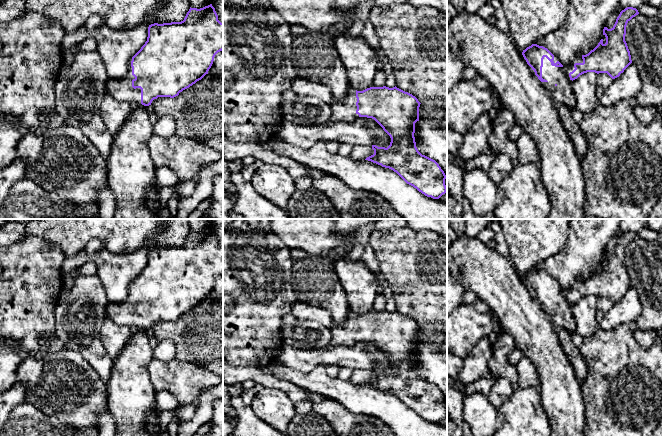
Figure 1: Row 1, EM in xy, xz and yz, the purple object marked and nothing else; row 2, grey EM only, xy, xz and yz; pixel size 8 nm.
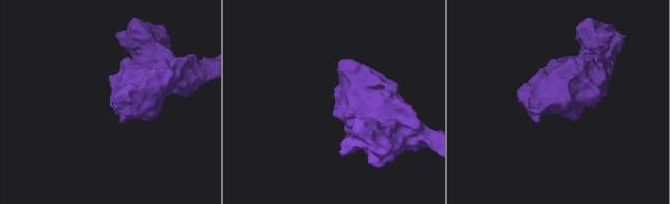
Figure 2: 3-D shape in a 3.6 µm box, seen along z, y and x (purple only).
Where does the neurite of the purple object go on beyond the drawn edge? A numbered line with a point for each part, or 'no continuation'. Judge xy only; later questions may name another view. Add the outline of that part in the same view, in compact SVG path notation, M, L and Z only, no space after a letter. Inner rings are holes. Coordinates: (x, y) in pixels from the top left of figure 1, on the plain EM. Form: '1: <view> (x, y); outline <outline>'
1: xy (121, 313); outline M132 283L129 286L126 299L118 303L108 303L106 313L115 324L135 329L141 328L141 313L132 311L132 304L135 301L132 299L131 285Z

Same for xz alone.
1: xz (342, 335); outline M350 312L344 324L331 327L332 336L329 344L331 346L353 346L359 342L356 337L356 326L356 314Z

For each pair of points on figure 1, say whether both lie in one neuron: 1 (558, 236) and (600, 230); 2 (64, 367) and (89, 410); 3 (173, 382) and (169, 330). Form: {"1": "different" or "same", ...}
{"1": "different", "2": "same", "3": "different"}

